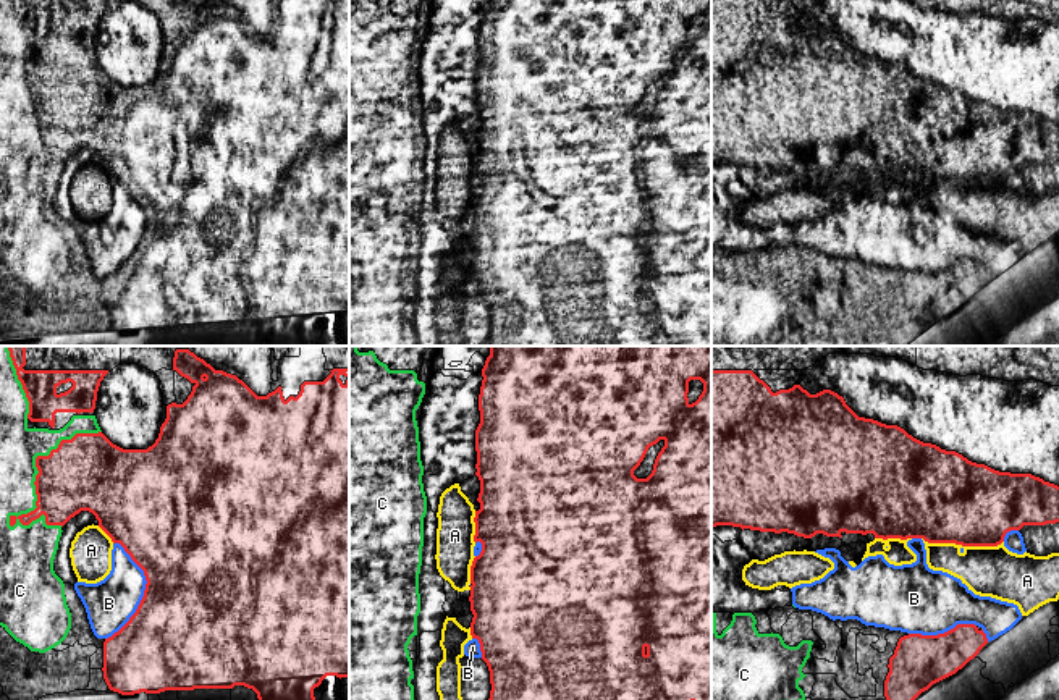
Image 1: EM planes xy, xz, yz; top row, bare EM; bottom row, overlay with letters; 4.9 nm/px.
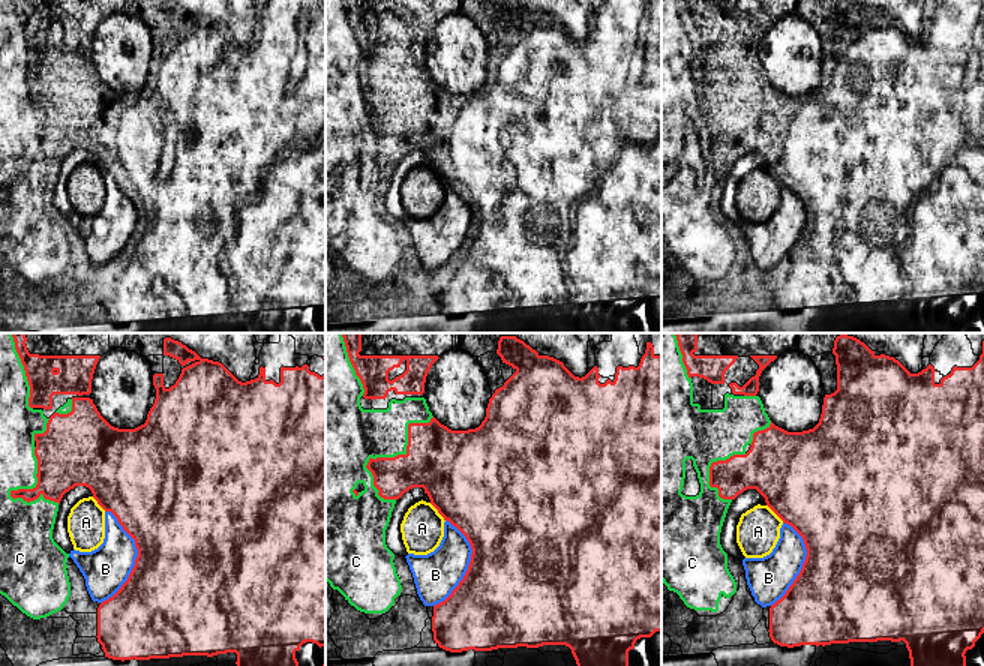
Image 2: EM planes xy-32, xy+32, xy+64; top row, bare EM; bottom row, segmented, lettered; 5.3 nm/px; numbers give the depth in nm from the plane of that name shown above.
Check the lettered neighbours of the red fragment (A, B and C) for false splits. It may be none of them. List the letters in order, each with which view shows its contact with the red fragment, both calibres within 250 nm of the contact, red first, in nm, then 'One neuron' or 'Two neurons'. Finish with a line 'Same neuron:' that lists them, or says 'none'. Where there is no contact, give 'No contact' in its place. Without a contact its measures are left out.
A: Touches red in yz. Thickness 440 nm (red) against 260 nm. Two neurons
B: Touches red in xy. Thickness 500 nm (red) against 240 nm. Two neurons
C: Touches red in xy. Thickness 360 nm (red) against 200 nm. Two neurons
Same neuron: none

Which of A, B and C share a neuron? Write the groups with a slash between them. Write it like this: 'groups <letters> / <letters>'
groups A B / C

